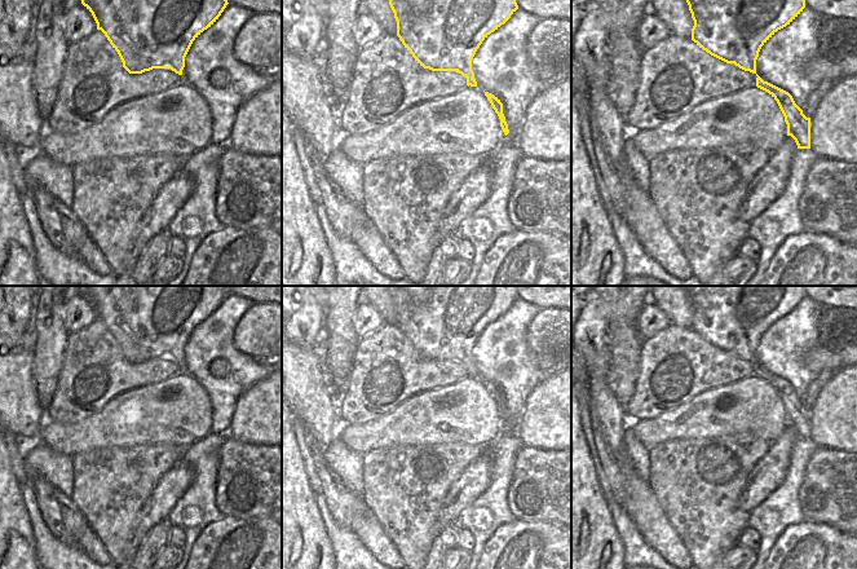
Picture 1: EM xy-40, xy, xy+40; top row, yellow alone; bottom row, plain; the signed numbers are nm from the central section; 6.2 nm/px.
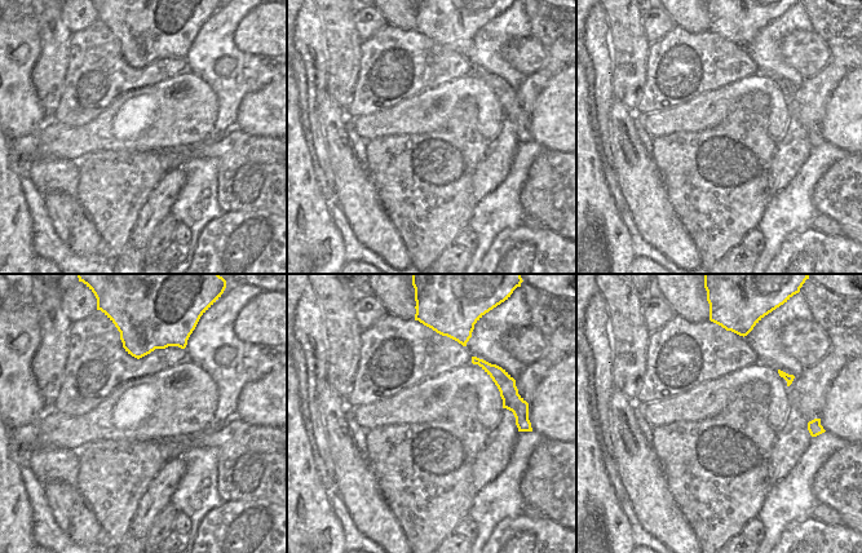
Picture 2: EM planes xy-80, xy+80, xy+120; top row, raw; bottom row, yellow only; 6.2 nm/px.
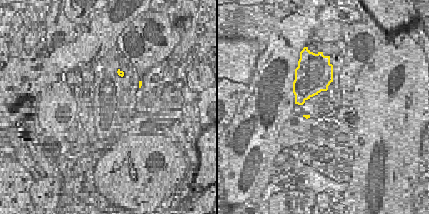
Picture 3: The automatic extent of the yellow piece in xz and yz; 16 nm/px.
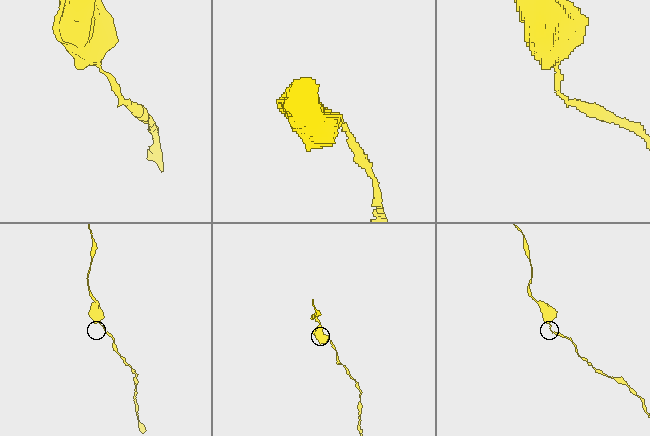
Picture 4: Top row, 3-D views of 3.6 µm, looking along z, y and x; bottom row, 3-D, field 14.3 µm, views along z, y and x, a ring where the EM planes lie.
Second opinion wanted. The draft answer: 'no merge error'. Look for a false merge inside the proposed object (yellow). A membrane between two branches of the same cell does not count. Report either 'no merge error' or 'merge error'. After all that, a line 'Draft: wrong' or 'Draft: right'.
no merge error
Draft: right

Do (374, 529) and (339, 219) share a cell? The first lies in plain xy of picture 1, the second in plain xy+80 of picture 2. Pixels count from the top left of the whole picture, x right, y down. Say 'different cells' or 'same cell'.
different cells

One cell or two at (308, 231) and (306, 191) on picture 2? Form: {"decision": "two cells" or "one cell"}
{"decision": "one cell"}

